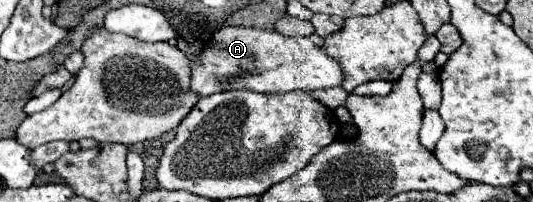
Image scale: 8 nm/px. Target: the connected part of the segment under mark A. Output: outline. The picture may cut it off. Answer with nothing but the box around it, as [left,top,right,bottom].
[191,25,343,97]

